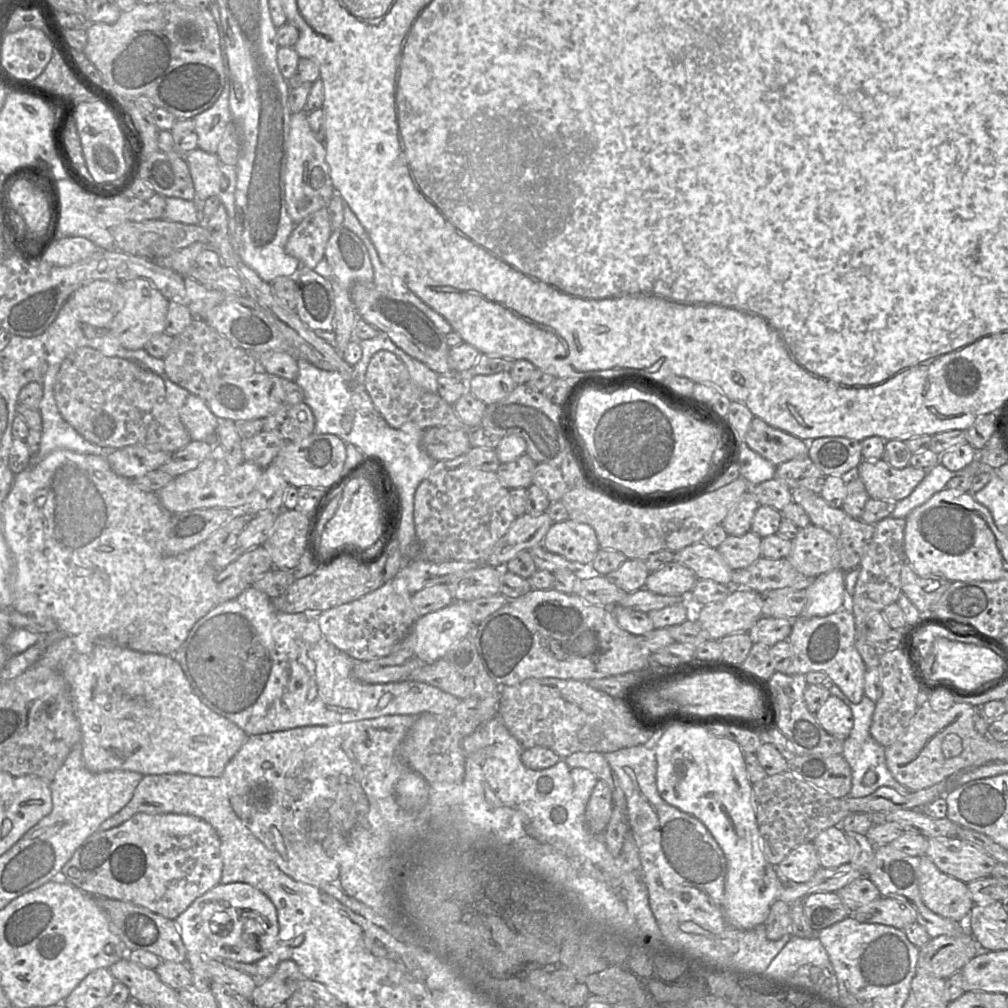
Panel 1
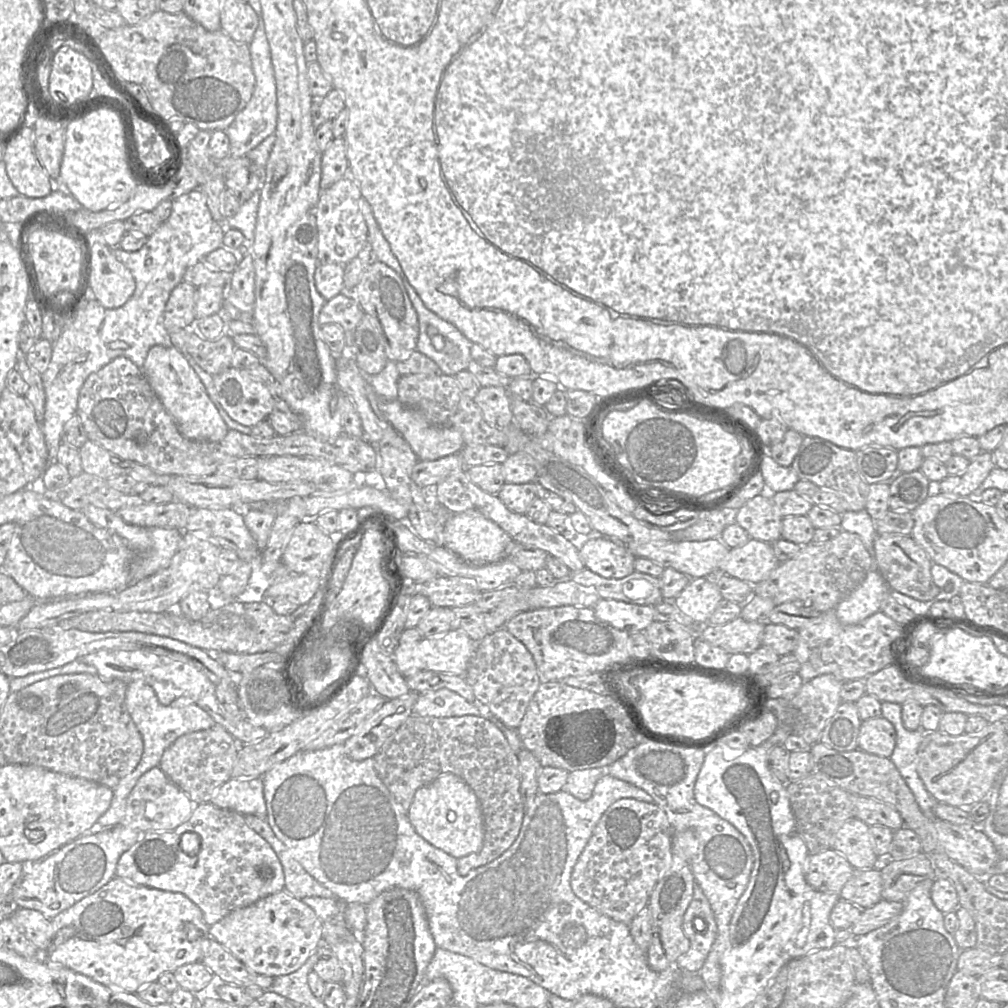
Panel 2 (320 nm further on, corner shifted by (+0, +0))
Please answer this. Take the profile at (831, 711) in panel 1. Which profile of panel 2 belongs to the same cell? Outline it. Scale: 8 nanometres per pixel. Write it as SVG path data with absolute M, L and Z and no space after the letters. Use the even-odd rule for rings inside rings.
M885 718L862 721L858 737L858 749L883 758L890 758L896 744L894 726Z

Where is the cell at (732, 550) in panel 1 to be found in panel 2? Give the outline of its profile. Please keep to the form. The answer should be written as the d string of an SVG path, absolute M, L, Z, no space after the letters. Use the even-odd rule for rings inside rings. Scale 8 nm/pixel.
M750 538L745 544L729 549L722 573L755 586L764 581L778 564L772 543Z

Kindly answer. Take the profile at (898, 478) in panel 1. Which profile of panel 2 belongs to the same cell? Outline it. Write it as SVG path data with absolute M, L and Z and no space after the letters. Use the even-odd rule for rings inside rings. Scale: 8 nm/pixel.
M982 451L970 461L968 468L962 474L948 475L937 483L940 493L952 493L959 496L974 496L976 490L995 468L991 452Z

